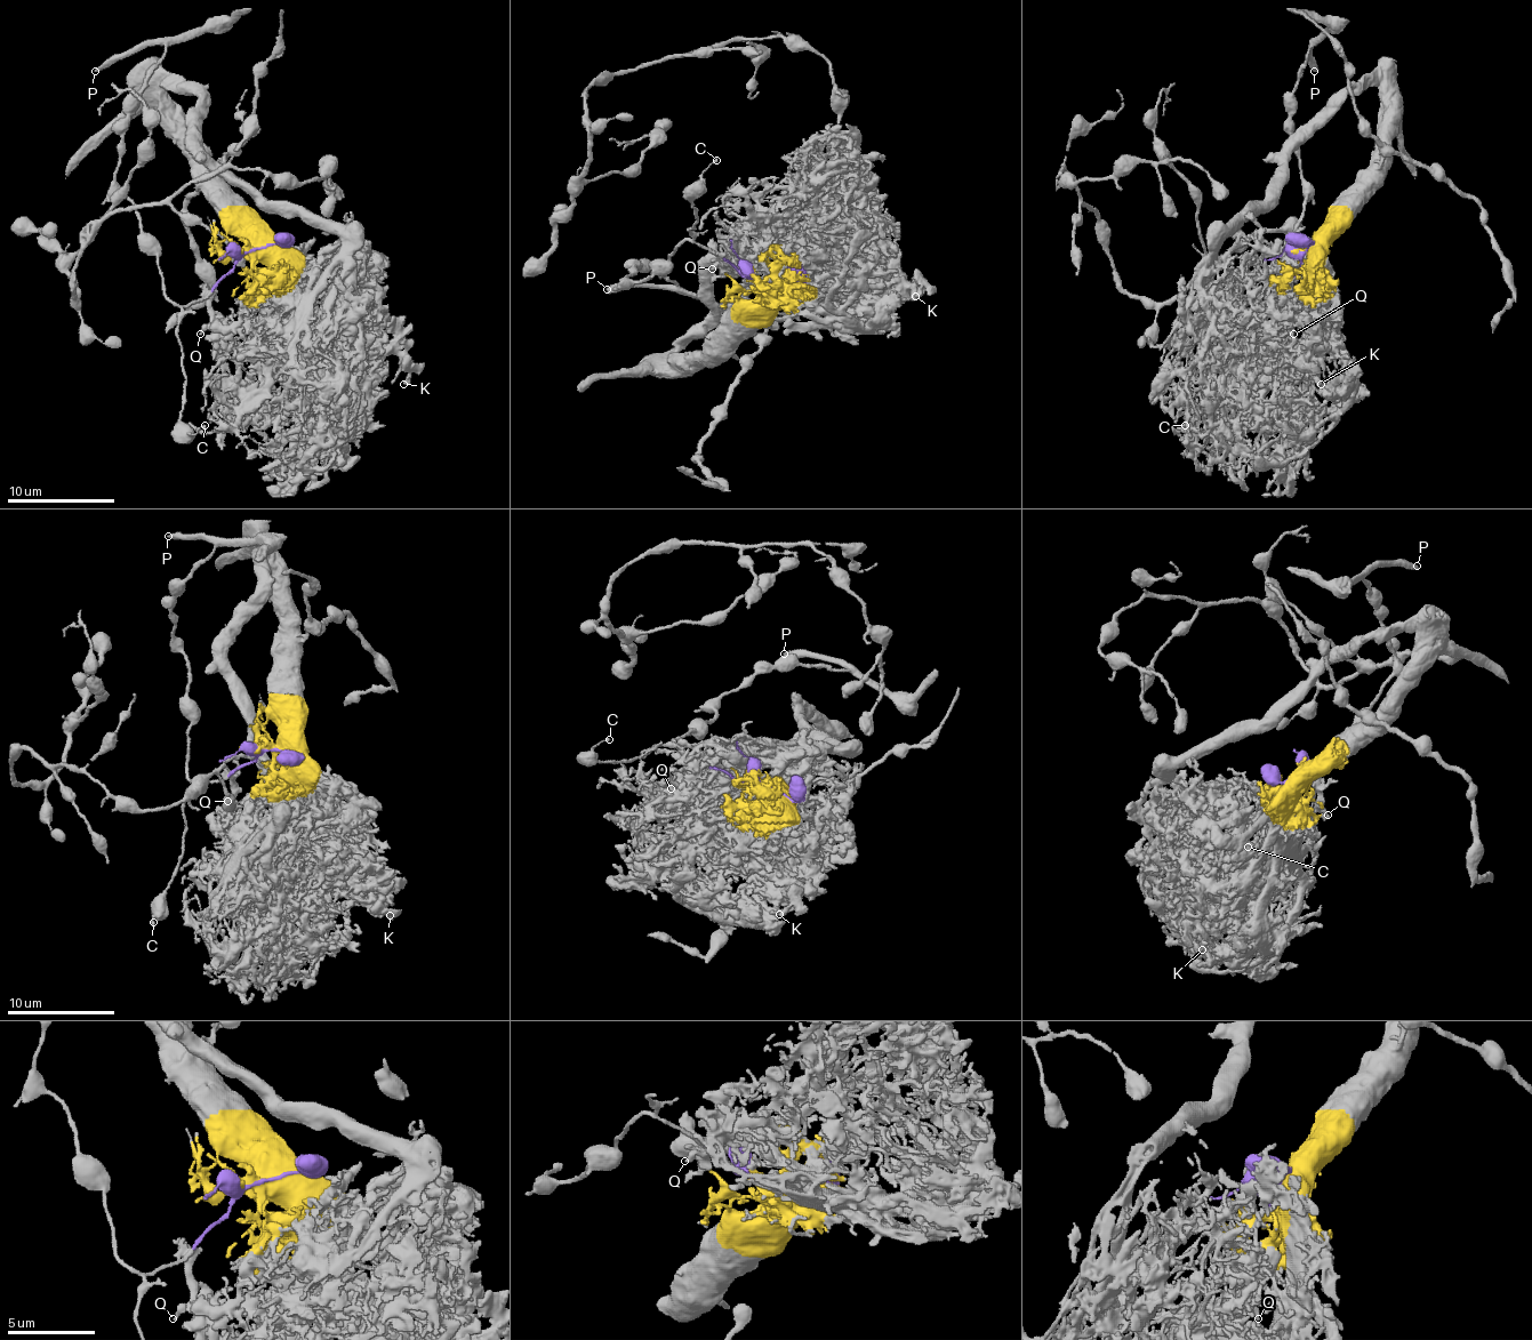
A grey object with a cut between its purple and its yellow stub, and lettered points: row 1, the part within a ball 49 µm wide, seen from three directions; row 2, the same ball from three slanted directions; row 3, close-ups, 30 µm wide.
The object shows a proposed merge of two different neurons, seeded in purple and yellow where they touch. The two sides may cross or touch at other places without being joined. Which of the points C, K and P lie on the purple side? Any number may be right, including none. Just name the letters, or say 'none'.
C, P

